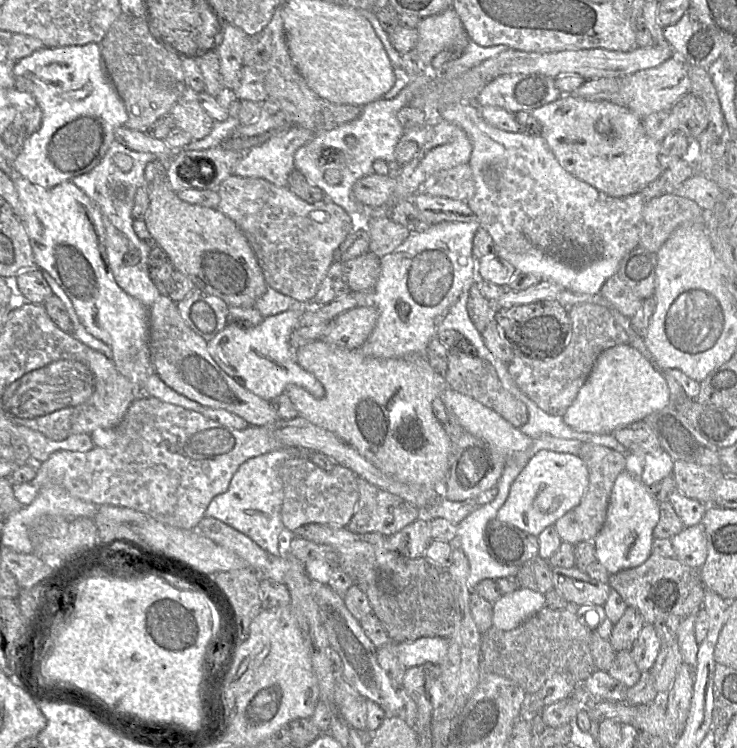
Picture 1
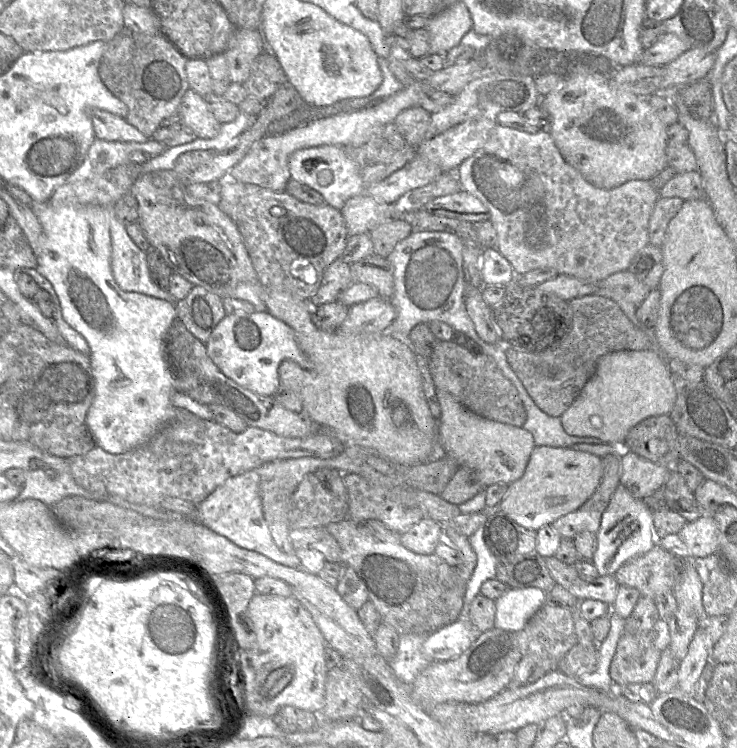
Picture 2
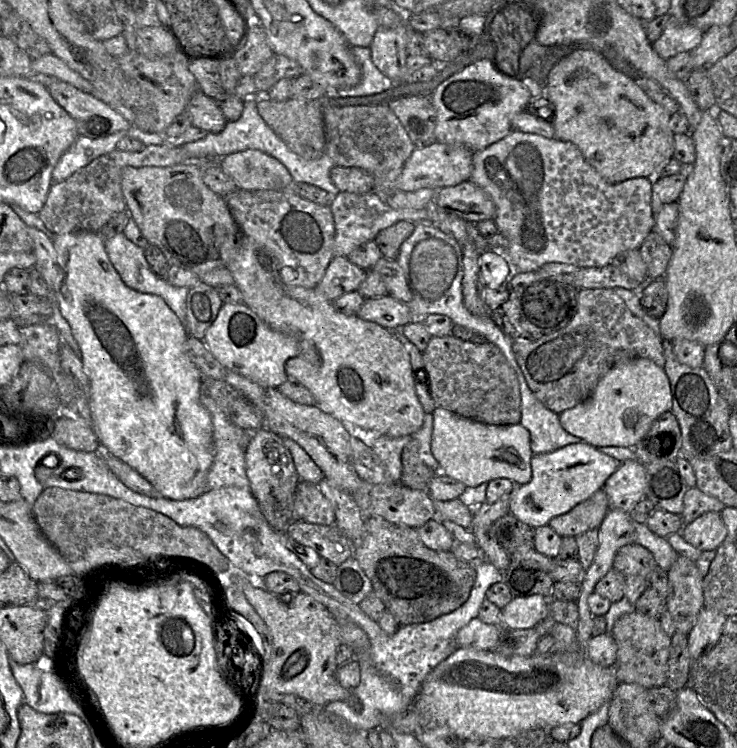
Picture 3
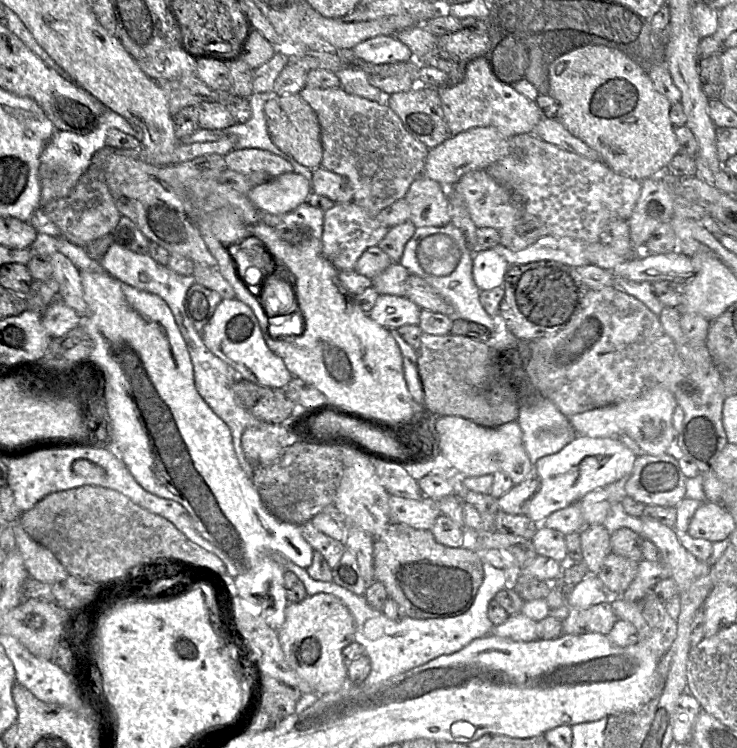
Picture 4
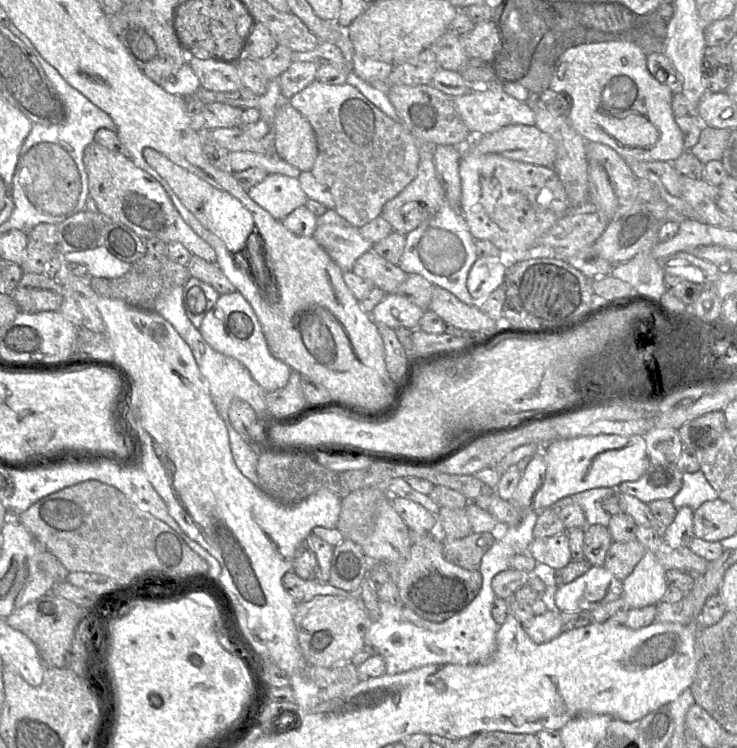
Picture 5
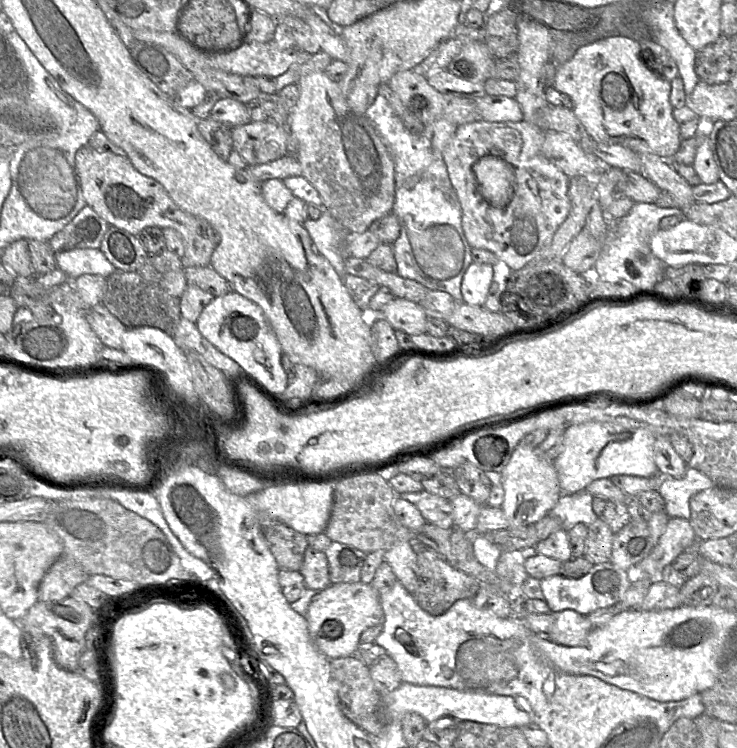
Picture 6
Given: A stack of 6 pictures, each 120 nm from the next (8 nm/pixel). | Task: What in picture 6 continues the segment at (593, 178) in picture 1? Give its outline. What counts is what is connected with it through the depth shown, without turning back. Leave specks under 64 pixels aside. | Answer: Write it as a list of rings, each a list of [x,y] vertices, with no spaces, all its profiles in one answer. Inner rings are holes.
[[[611,35],[585,45],[577,50],[571,60],[559,67],[553,87],[571,97],[575,116],[596,143],[616,144],[635,153],[652,153],[668,161],[681,145],[679,126],[673,117],[669,98],[670,82],[647,68],[641,58],[641,45],[636,40]]]

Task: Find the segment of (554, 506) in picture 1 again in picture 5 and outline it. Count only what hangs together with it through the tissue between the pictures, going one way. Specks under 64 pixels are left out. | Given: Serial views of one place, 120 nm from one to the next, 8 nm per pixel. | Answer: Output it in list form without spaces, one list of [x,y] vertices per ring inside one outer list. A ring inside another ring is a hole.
[[[600,434],[570,439],[557,439],[543,449],[547,473],[533,499],[532,509],[542,511],[557,501],[594,488],[614,488],[627,481],[636,481],[650,462],[643,435],[621,436]]]

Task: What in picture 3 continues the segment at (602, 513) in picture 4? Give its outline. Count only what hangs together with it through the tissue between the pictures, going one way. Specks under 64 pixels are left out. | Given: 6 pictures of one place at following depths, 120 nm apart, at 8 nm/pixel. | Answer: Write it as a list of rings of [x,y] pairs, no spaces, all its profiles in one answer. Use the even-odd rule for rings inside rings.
[[[637,459],[620,462],[617,470],[603,486],[608,496],[609,509],[626,512],[629,512],[645,496],[645,488],[645,465]]]

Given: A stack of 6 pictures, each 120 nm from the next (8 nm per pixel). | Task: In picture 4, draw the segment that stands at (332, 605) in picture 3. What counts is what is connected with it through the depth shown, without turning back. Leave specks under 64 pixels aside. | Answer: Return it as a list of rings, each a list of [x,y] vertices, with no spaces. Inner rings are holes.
[[[486,562],[482,563],[482,568],[484,580],[472,605],[464,613],[449,618],[402,617],[399,620],[391,620],[382,611],[369,606],[364,595],[356,595],[333,581],[316,583],[317,585],[302,583],[305,589],[307,588],[307,596],[318,593],[332,594],[348,608],[355,622],[354,641],[365,648],[365,655],[371,662],[370,674],[361,685],[372,686],[440,656],[458,652],[472,641],[490,634],[494,625],[488,618],[489,603],[500,590],[510,584],[511,573],[508,570],[495,568]]]

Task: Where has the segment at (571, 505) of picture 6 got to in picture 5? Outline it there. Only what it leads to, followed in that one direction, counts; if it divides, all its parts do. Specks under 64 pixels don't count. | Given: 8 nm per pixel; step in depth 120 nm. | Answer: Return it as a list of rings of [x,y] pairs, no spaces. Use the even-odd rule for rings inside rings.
[[[594,488],[573,496],[565,497],[557,501],[552,509],[562,509],[570,503],[577,503],[583,510],[587,526],[600,524],[607,527],[612,517],[602,508],[602,502],[605,498],[617,495],[618,491],[614,488]]]

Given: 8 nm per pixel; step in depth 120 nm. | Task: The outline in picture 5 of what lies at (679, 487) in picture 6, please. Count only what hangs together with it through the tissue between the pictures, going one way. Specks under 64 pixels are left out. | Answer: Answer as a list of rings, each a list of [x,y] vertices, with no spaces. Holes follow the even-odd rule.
[[[699,470],[694,473],[683,473],[682,487],[671,499],[671,502],[677,510],[687,506],[694,512],[702,503],[717,498],[716,491],[708,482],[704,473]]]

